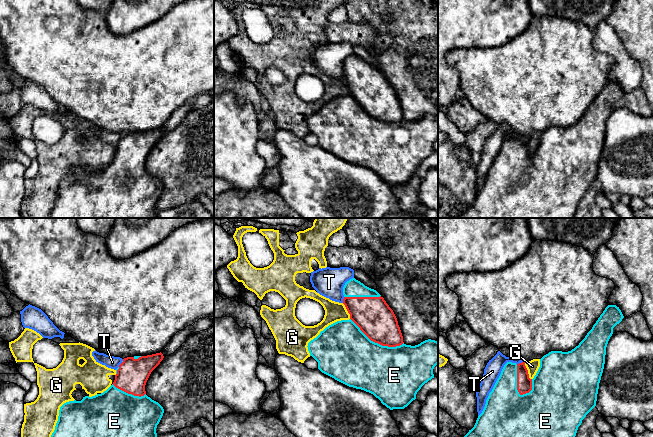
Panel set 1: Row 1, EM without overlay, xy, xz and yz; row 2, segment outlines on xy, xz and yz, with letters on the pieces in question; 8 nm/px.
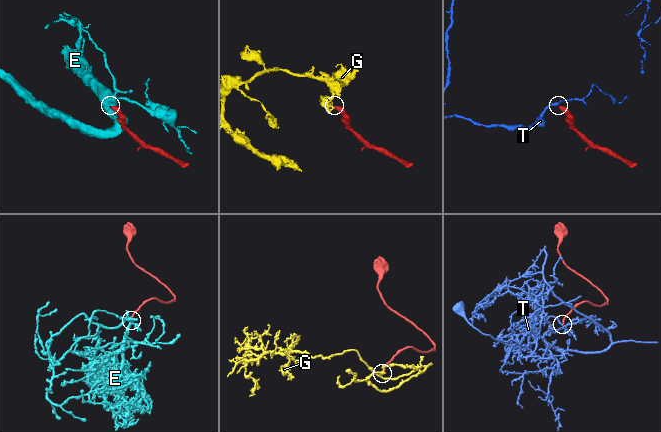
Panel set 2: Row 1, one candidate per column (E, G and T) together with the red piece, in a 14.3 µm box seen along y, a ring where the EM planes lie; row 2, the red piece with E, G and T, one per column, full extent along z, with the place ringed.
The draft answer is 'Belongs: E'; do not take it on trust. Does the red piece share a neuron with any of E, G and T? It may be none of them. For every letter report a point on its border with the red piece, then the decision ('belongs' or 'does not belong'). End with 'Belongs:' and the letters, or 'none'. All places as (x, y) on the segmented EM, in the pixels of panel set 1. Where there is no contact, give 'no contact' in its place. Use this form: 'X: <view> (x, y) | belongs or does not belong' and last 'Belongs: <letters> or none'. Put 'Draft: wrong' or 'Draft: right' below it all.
E: xz (376, 342) | belongs
G: yz (527, 371) | does not belong
T: xz (343, 300) | does not belong
Belongs: E
Draft: right

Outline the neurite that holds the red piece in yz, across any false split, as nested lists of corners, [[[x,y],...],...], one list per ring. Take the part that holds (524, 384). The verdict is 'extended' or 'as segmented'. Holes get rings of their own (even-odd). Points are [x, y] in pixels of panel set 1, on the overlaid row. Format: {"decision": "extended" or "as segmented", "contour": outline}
{"decision": "extended", "contour": [[[608,305],[578,346],[568,352],[551,351],[544,355],[533,379],[529,378],[525,362],[507,362],[474,427],[464,437],[575,437],[582,420],[596,406],[606,347],[613,334],[613,328],[623,318],[619,307]]]}

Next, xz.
{"decision": "extended", "contour": [[[355,278],[345,283],[343,295],[343,304],[350,319],[329,325],[311,340],[307,346],[310,356],[318,362],[318,369],[322,373],[349,387],[373,394],[390,410],[404,409],[416,399],[421,387],[434,378],[433,369],[438,364],[438,342],[428,339],[415,346],[406,345],[397,318],[384,298]]]}

